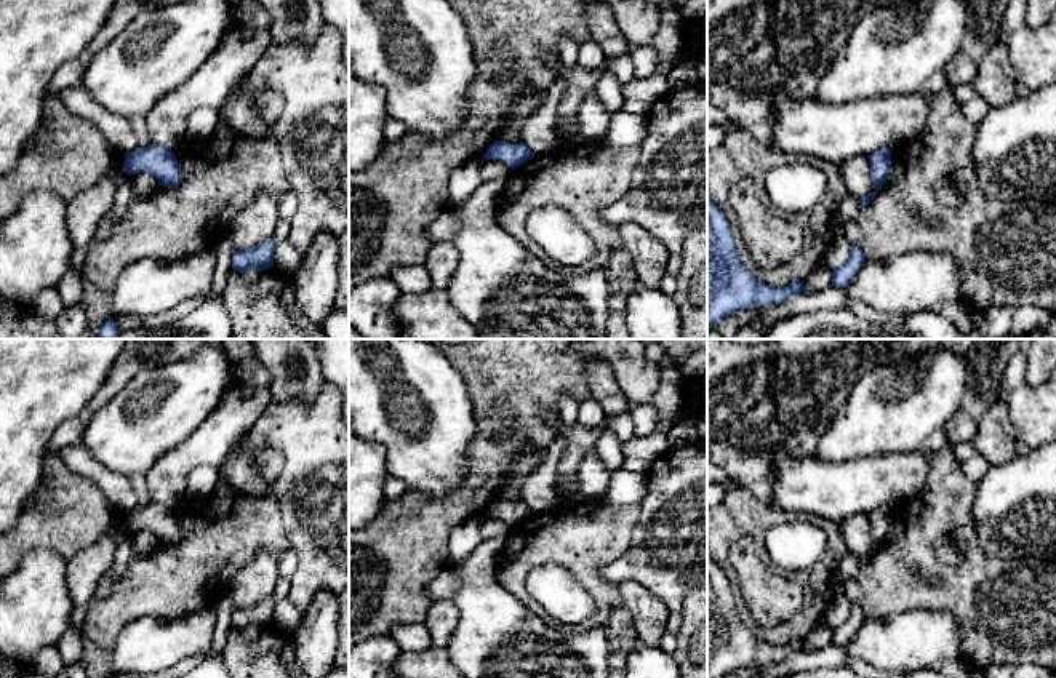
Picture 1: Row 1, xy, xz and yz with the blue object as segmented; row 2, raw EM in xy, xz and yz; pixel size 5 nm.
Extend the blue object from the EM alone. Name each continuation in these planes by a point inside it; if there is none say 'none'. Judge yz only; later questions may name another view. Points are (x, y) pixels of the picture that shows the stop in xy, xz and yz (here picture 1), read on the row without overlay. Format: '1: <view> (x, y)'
none

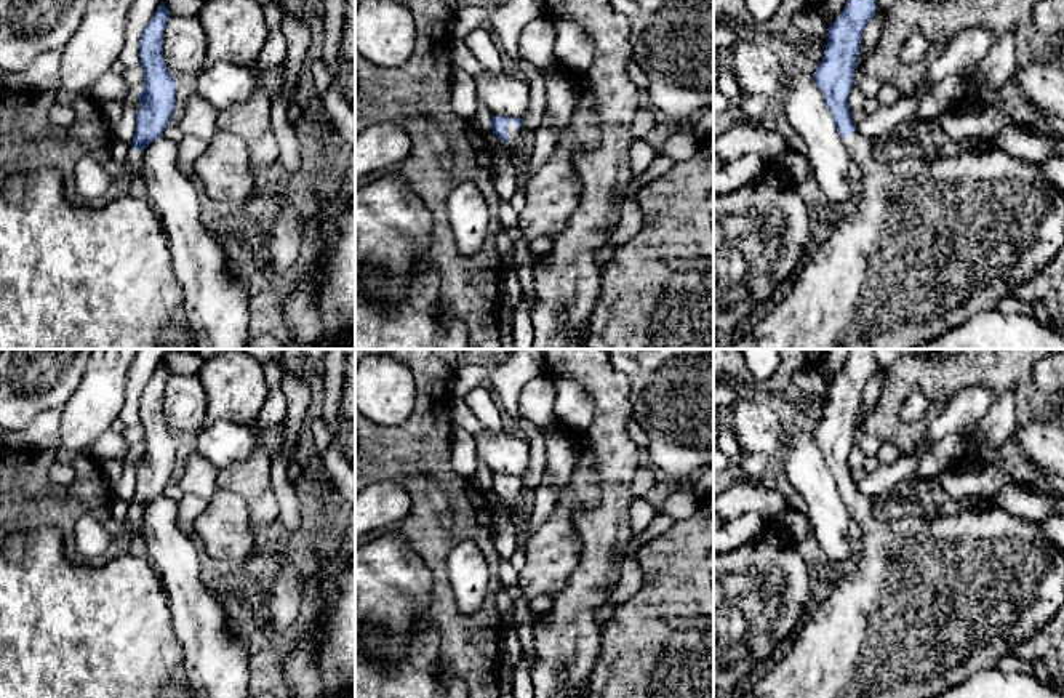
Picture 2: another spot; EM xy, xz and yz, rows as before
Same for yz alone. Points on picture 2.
1: yz (928, 601)

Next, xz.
1: xz (514, 490)

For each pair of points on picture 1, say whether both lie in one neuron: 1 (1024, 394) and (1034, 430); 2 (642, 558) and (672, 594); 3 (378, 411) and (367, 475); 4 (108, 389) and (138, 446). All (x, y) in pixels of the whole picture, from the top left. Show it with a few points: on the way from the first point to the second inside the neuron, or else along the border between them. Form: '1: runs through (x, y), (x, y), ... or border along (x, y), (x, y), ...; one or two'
1: runs through (1026, 403), (1034, 411), (1034, 421); one
2: runs through (647, 566), (666, 586); one
3: border along (365, 440), (384, 450), (384, 469), (388, 472); two
4: border along (138, 371), (93, 414); two

